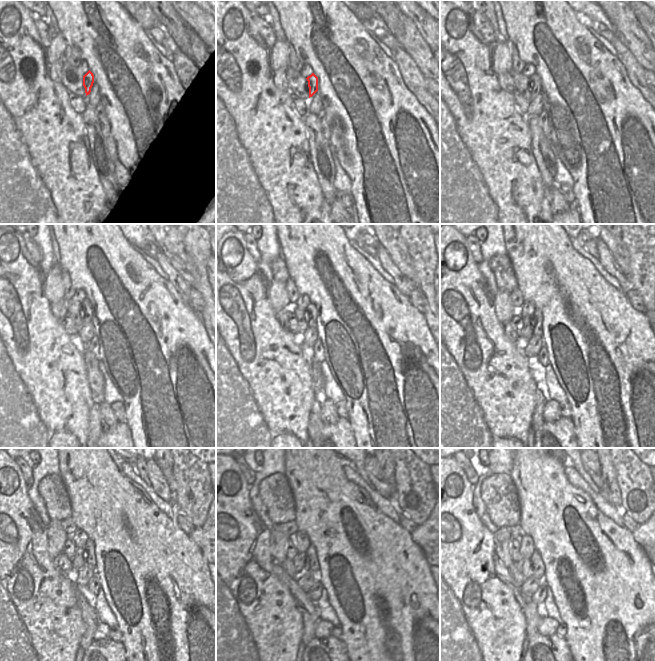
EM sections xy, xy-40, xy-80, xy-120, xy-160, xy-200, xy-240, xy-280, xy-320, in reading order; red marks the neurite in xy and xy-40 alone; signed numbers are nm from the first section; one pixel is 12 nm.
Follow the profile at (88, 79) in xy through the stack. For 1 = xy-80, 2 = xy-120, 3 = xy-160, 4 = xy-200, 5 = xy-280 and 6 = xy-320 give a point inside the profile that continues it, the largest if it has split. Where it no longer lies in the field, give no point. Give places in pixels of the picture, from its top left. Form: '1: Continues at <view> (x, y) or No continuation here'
1: Continues at xy-80 (535, 82)
2: Continues at xy-120 (87, 309)
3: Continues at xy-160 (311, 309)
4: Continues at xy-200 (536, 322)
5: Continues at xy-280 (312, 564)
6: Continues at xy-320 (537, 567).

